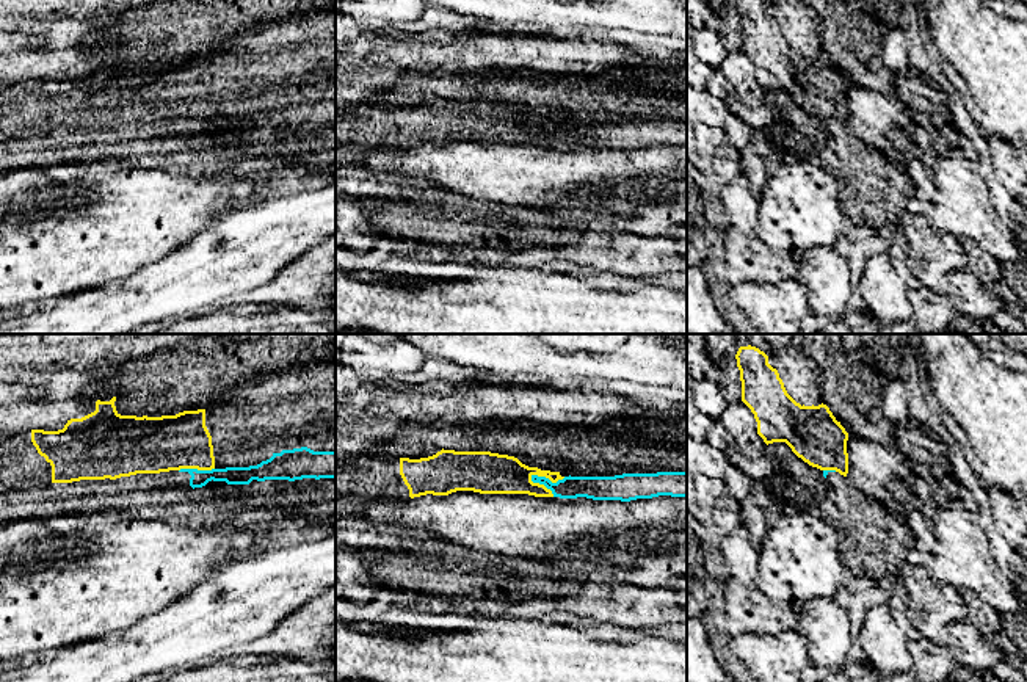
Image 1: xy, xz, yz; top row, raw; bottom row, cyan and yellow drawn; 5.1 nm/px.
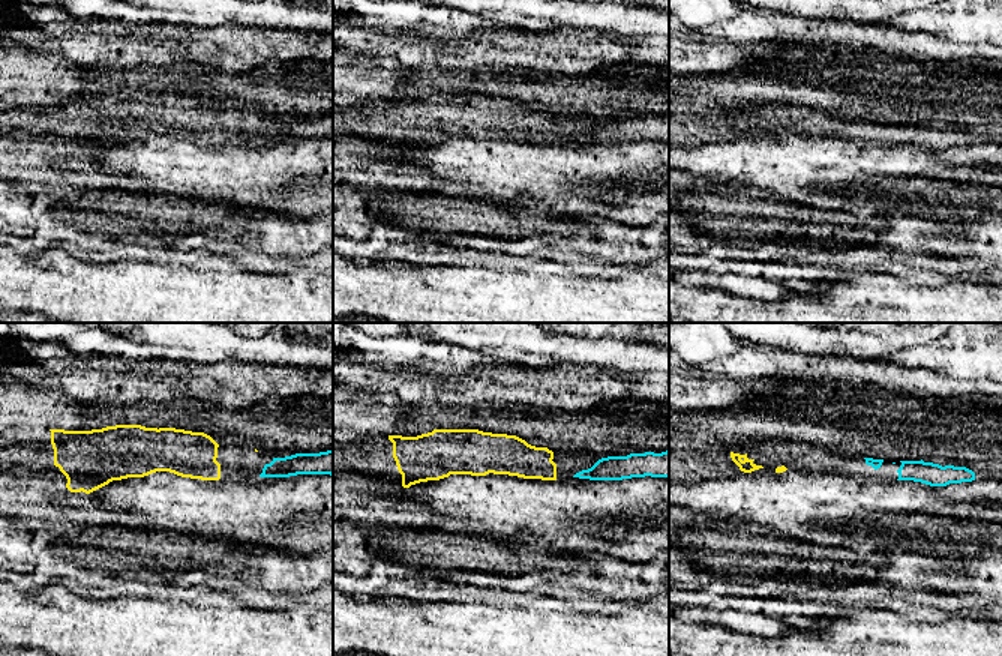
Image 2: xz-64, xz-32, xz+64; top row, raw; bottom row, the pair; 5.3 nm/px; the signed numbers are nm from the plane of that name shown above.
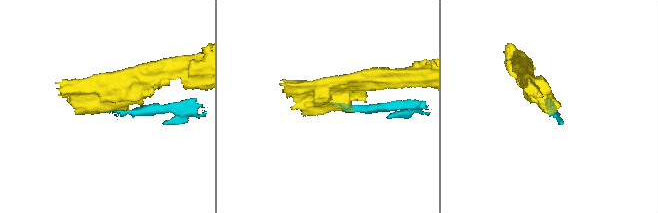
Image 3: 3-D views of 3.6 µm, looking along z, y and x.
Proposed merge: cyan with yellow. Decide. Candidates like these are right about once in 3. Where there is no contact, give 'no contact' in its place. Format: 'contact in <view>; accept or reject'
contact in xz; reject

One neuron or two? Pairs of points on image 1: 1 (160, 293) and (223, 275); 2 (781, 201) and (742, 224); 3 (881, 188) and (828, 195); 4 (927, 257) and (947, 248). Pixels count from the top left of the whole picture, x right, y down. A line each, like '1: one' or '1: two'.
1: one
2: two
3: two
4: one

